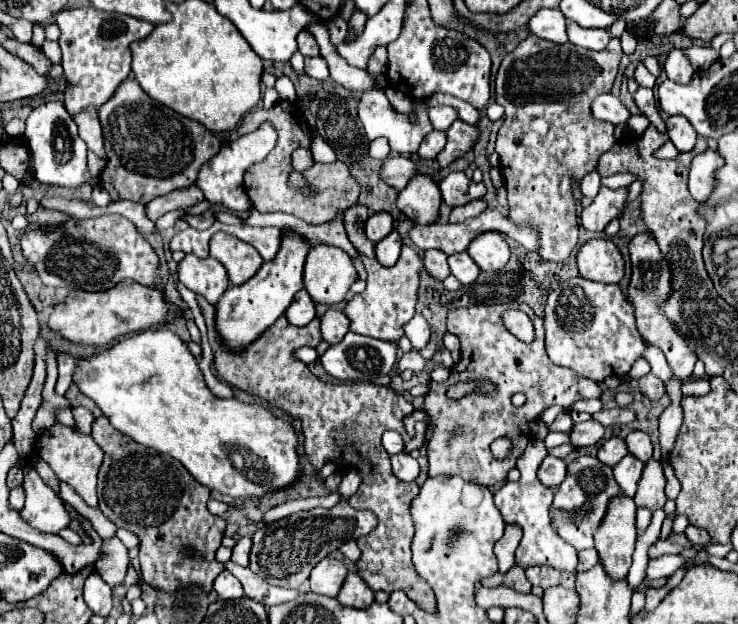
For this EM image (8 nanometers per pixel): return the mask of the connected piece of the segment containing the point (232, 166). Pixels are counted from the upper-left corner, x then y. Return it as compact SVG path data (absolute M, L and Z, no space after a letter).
M264 121L258 129L246 133L246 135L240 135L238 139L222 145L222 149L214 155L214 159L210 159L208 163L202 165L196 185L204 191L204 197L212 203L222 203L226 209L238 211L238 213L250 211L250 199L244 191L238 191L238 187L242 185L242 177L244 177L246 169L252 167L254 163L260 163L260 159L266 159L266 155L276 147L276 141L278 141L276 129L268 121Z

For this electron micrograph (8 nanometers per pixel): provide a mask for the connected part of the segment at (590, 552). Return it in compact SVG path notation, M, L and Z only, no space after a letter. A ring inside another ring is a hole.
M586 549L586 551L580 551L580 561L578 561L578 571L588 571L592 569L600 559L598 559L598 553L596 549Z

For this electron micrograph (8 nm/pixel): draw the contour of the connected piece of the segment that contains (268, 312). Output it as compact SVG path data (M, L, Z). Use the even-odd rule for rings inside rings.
M284 229L282 233L282 247L276 259L264 263L246 283L226 289L216 305L216 331L228 351L242 353L250 343L254 343L254 339L258 339L258 335L262 335L262 331L266 331L286 311L294 299L294 293L304 287L302 269L308 255L308 243L290 229Z

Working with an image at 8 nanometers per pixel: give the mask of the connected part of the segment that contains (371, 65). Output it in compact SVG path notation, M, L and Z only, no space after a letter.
M386 45L378 46L368 60L368 72L371 74L382 74L387 70L387 49Z

